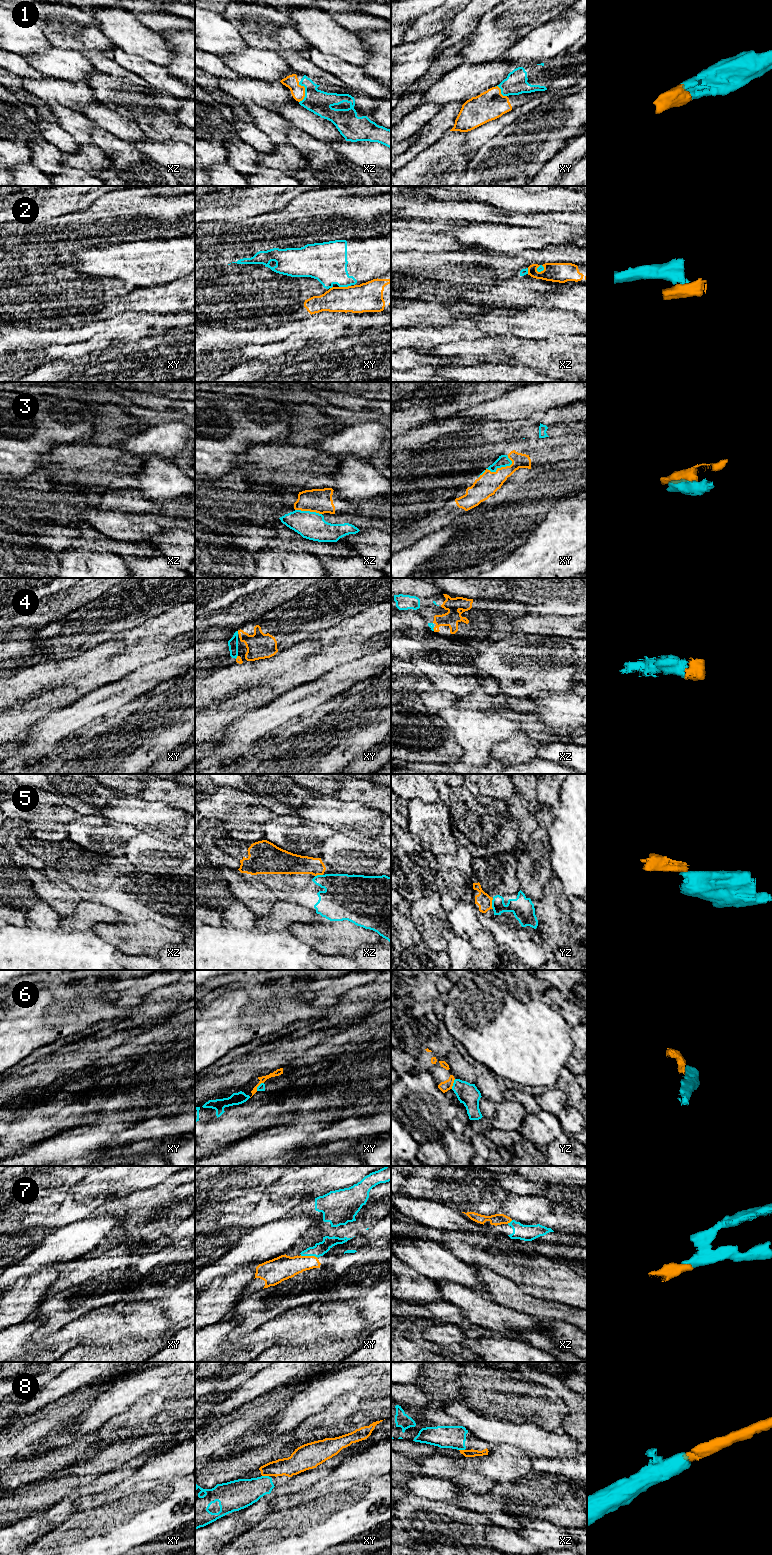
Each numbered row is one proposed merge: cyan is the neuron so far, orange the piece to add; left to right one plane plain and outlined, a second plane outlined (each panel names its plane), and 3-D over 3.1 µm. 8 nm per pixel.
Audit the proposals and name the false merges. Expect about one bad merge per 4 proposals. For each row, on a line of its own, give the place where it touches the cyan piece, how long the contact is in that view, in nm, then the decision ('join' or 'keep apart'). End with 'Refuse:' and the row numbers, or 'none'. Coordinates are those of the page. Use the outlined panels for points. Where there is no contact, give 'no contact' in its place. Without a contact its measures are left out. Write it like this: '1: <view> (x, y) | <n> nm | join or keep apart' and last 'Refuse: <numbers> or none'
1: xz (305, 92) | 170 nm | join
2: xy (344, 286) | 100 nm | keep apart
3: xy (496, 469) | 300 nm | join
4: xy (237, 632) | 30 nm | join
5: yz (492, 903) | 90 nm | keep apart
6: yz (453, 1084) | 90 nm | keep apart
7: xy (309, 1255) | 150 nm | join
8: xy (265, 1476) | 60 nm | join
Refuse: 2, 5, 6

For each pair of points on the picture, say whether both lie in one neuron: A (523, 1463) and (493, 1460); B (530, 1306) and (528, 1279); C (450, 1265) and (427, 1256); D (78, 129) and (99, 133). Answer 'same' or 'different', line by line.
A: same
B: different
C: same
D: different

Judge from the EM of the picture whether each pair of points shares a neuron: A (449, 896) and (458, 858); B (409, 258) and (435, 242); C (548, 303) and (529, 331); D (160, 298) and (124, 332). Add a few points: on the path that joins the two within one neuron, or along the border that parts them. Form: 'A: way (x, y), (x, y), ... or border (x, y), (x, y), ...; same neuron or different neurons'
A: way (454, 887), (454, 870), (457, 867); same neuron
B: border (444, 251), (401, 252); different neurons
C: border (534, 305), (545, 309), (562, 309), (567, 311); different neurons
D: border (121, 312), (169, 312); different neurons

